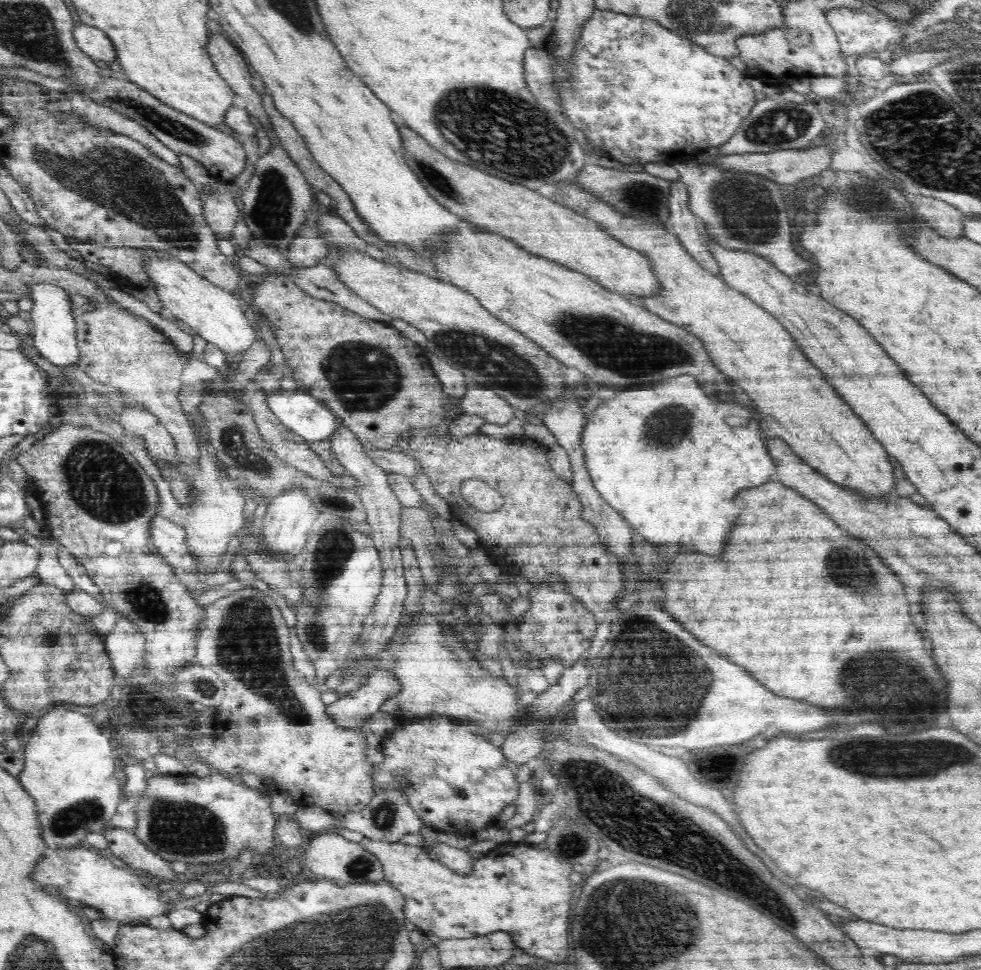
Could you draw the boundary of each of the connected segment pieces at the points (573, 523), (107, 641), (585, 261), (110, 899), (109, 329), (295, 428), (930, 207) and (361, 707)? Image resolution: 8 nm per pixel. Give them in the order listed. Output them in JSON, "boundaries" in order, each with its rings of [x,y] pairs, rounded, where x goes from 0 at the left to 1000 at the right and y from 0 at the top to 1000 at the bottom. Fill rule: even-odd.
{"boundaries":[[[[442,443],[420,445],[420,456],[422,462],[418,469],[427,477],[428,487],[438,493],[444,508],[455,515],[462,535],[469,536],[483,546],[489,563],[502,573],[505,582],[518,591],[537,595],[543,603],[552,602],[563,591],[575,594],[579,609],[597,625],[597,629],[606,633],[614,634],[625,625],[626,616],[630,610],[634,610],[636,602],[629,574],[624,573],[624,567],[610,553],[604,540],[595,536],[590,511],[583,500],[569,493],[563,486],[557,461],[552,457],[541,453],[506,454],[493,447],[481,447],[471,456],[461,456],[459,449],[455,454],[444,454]],[[485,493],[492,495],[514,512],[514,522],[510,526],[491,528],[473,514],[469,508],[471,497]]],[[[121,635],[120,641],[114,645],[112,654],[108,654],[105,661],[118,699],[128,701],[144,690],[149,657],[136,641]]],[[[416,130],[407,131],[410,160],[432,194],[453,213],[494,239],[507,240],[523,247],[546,264],[588,278],[616,297],[632,305],[667,305],[672,299],[663,267],[628,247],[607,227],[587,219],[574,208],[552,202],[532,190],[522,190],[508,181],[471,169],[442,153],[431,140]]],[[[81,873],[49,877],[38,892],[36,907],[39,911],[54,915],[82,935],[94,934],[104,941],[104,946],[124,951],[124,955],[169,941],[162,915],[150,914],[143,909],[140,898],[120,895],[112,886],[94,876]]],[[[115,312],[94,313],[78,322],[76,331],[82,382],[86,382],[96,394],[113,398],[117,403],[133,409],[144,421],[157,426],[178,454],[182,474],[194,479],[198,485],[204,482],[203,458],[198,449],[192,427],[186,424],[182,414],[183,401],[188,400],[185,390],[189,375],[182,369],[182,362],[178,356],[164,341],[158,340],[158,336],[151,329]]],[[[308,400],[300,405],[273,405],[272,414],[283,433],[311,456],[333,454],[349,438],[330,415]]],[[[924,202],[931,211],[932,216],[943,227],[948,235],[951,235],[958,243],[973,244],[984,243],[983,232],[981,232],[982,220],[973,212],[966,210],[963,206],[952,205],[944,202]]],[[[381,691],[376,695],[373,703],[364,710],[355,712],[352,718],[347,719],[338,726],[332,727],[332,734],[340,743],[349,751],[361,751],[364,753],[372,753],[369,751],[373,746],[373,742],[385,734],[387,727],[399,718],[402,718],[408,711],[408,704],[405,703],[403,697],[397,691]]]]}

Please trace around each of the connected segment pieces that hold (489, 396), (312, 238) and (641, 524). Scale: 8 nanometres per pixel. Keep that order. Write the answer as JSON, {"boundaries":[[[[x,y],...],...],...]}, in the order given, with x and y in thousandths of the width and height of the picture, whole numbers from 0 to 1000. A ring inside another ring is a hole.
{"boundaries":[[[[478,394],[476,404],[470,410],[470,421],[476,427],[485,427],[499,437],[518,437],[524,430],[526,421],[520,419],[506,404],[491,395]]],[[[309,234],[307,240],[298,247],[292,267],[305,276],[316,276],[328,272],[332,268],[334,251],[328,246],[324,236]]],[[[691,388],[673,396],[663,395],[632,404],[603,425],[606,427],[603,431],[599,429],[592,452],[601,495],[622,524],[667,563],[683,561],[732,573],[740,561],[744,540],[752,534],[748,511],[756,503],[769,503],[791,493],[788,471],[775,452],[773,431],[765,429],[756,419],[724,412],[706,388]],[[748,425],[752,425],[760,437],[744,439],[740,431],[746,431]]]]}

